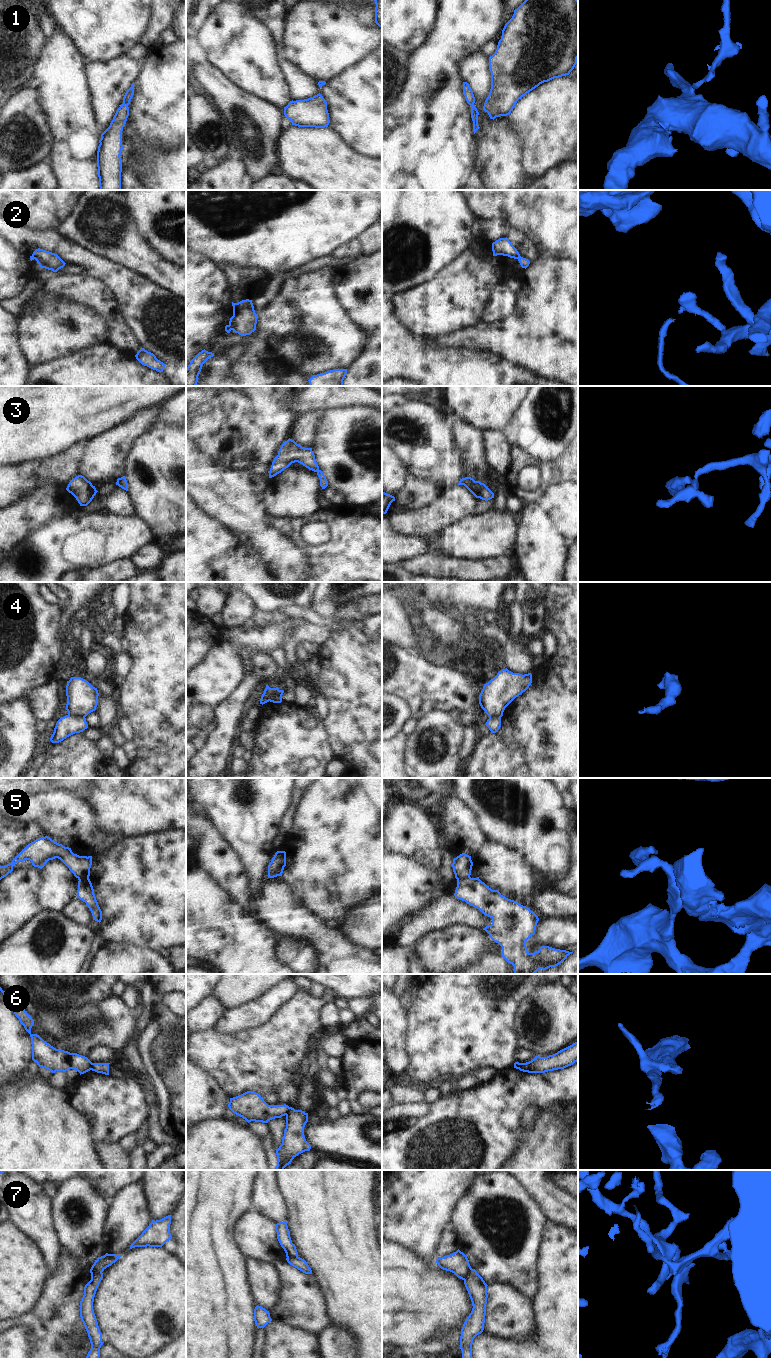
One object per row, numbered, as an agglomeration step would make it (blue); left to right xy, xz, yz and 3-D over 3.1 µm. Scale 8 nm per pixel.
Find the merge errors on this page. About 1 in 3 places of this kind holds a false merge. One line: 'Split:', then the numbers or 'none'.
Split: 2, 4, 5, 6, 7

